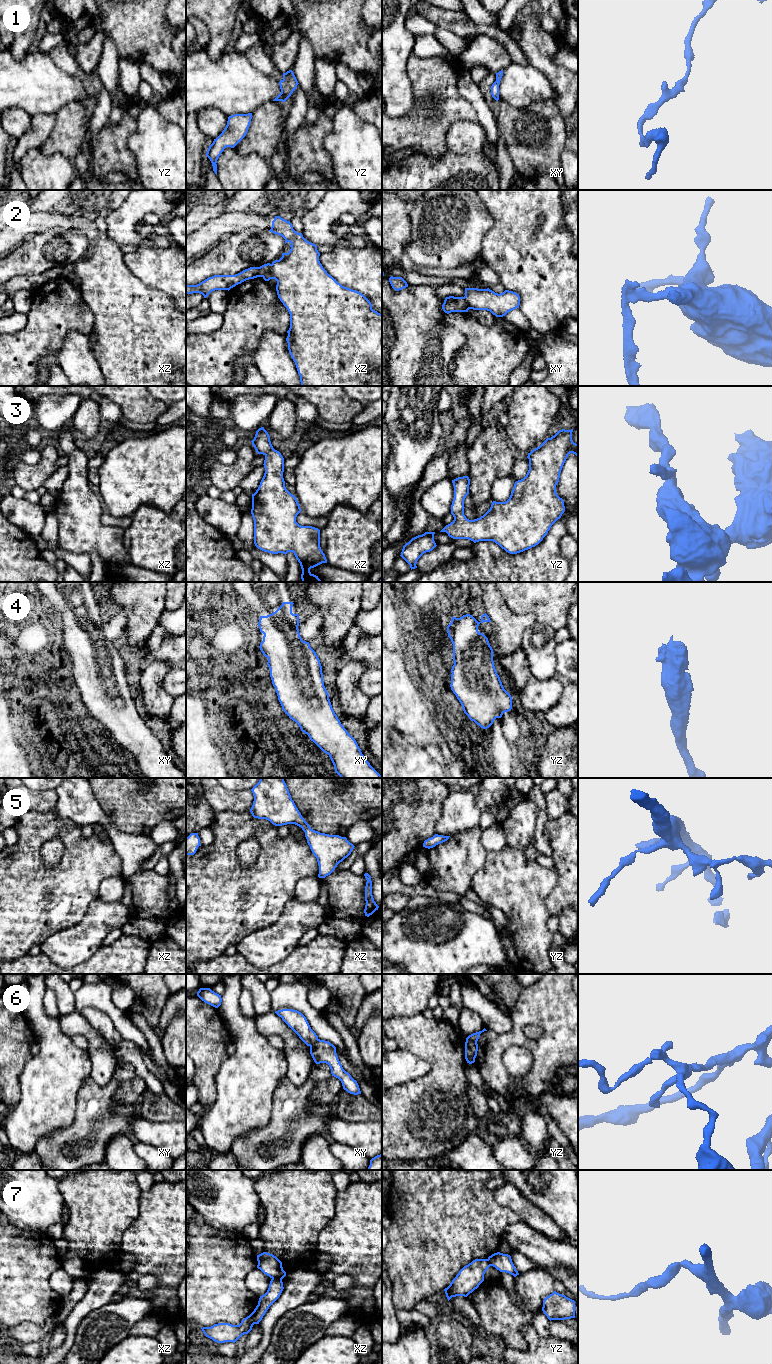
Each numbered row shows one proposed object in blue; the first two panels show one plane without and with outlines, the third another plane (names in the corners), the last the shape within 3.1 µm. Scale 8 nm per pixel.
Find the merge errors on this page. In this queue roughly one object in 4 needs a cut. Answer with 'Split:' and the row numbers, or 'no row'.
Split: 2, 6, 7

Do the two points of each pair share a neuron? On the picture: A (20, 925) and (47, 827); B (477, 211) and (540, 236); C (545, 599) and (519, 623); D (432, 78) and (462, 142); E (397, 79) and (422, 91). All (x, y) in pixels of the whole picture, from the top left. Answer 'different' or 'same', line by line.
A: same
B: different
C: different
D: different
E: different

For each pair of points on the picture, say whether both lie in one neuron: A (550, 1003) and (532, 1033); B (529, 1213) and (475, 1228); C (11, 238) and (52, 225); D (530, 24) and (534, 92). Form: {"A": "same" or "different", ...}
{"A": "different", "B": "different", "C": "same", "D": "different"}

